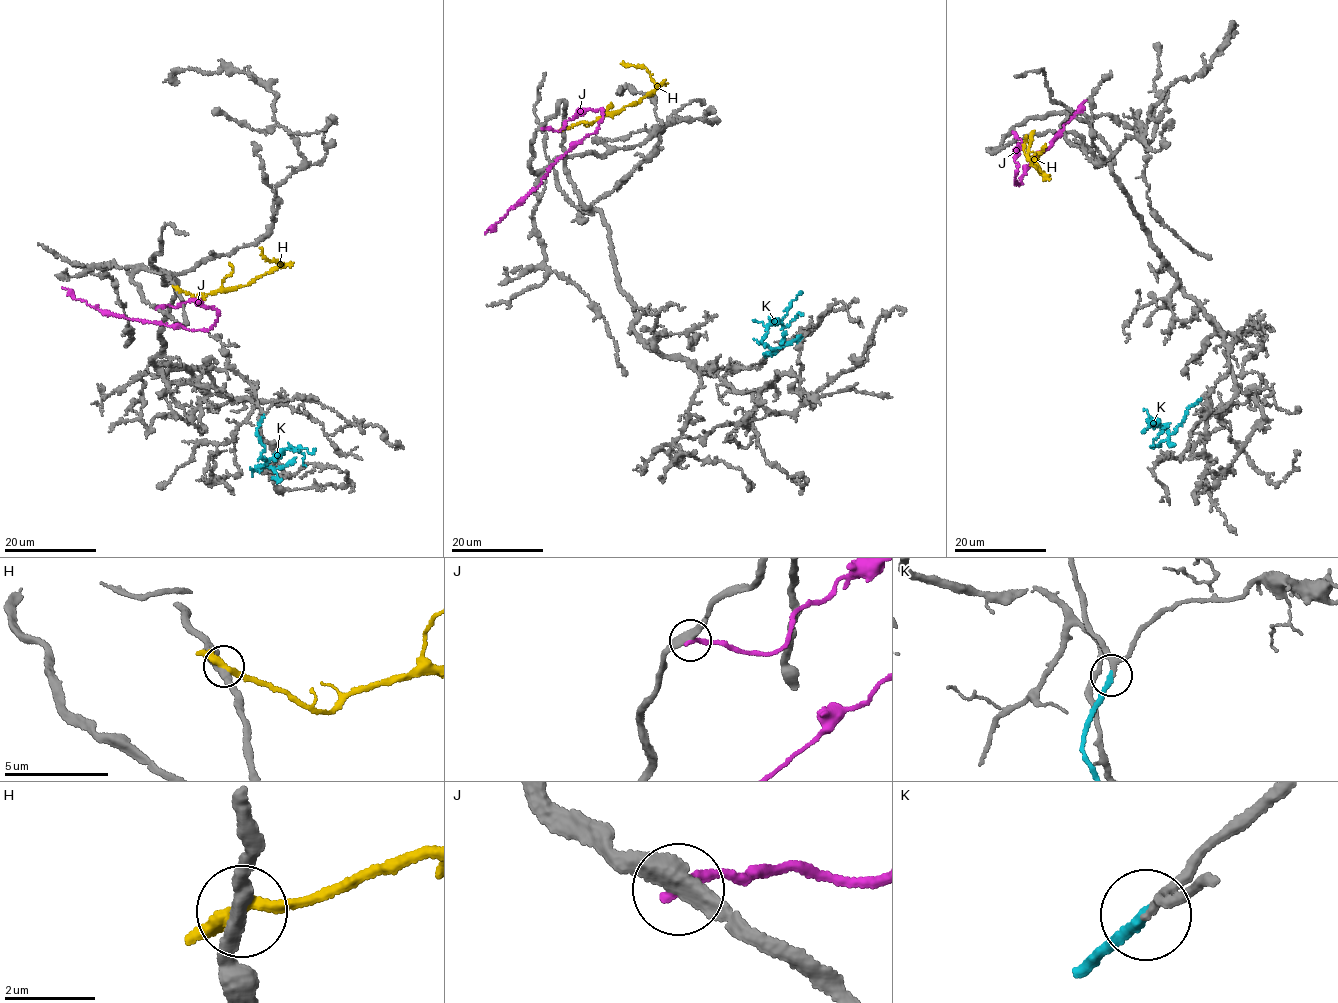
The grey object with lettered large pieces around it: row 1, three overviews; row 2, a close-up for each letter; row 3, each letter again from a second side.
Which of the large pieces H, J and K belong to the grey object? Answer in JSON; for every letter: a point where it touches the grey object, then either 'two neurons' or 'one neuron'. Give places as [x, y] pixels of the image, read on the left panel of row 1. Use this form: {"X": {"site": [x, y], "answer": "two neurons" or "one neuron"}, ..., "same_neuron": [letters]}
{"H": {"site": [178, 289], "answer": "two neurons"}, "J": {"site": [156, 308], "answer": "two neurons"}, "K": {"site": [263, 416], "answer": "one neuron"}, "same_neuron": ["K"]}

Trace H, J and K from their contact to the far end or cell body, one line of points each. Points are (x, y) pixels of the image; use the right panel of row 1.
H: (1030, 135), (1028, 152), (1039, 173), (1046, 176), (1027, 160), (1023, 146), (1027, 134)
J: (1011, 132), (1021, 145), (1014, 159), (1015, 184), (1085, 100)
K: (1200, 399), (1190, 408), (1182, 424), (1171, 434), (1153, 421), (1168, 425), (1153, 446)

